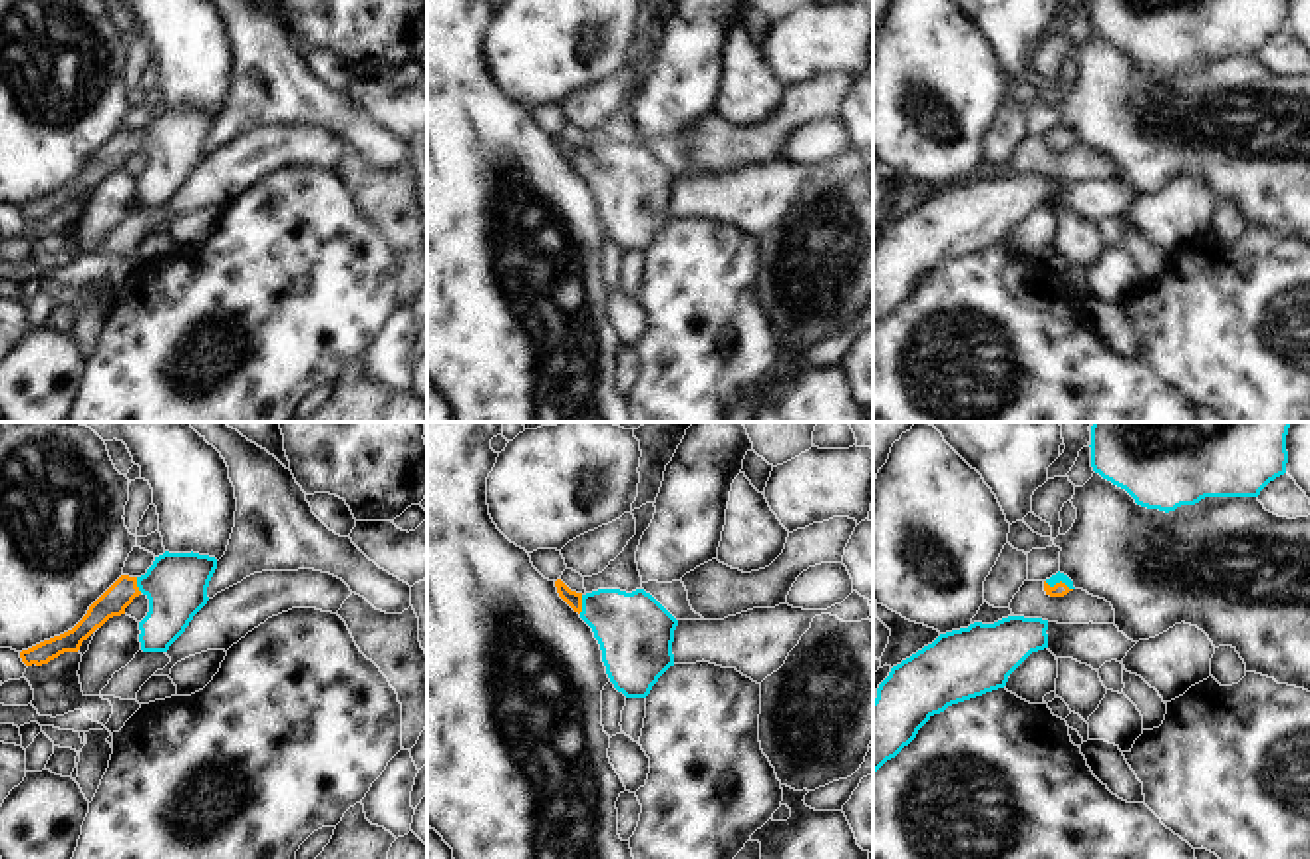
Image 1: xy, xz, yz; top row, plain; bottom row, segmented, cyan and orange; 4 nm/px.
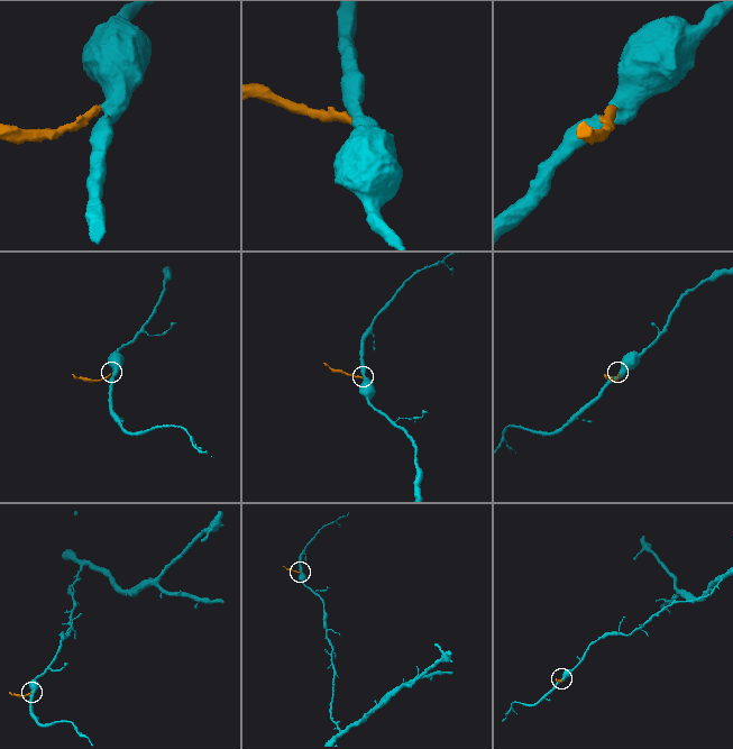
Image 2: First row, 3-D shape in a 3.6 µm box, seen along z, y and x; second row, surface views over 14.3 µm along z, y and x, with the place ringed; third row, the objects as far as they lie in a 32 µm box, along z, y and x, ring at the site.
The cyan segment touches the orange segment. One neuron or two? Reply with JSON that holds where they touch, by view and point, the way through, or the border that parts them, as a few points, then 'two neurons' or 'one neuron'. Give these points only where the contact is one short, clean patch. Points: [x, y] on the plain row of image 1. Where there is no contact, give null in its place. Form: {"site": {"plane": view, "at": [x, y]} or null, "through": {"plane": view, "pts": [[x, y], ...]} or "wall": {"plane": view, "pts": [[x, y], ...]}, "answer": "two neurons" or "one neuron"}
{"site": {"plane": "yz", "at": [1058, 136]}, "through": {"plane": "yz", "pts": [[1058, 130], [1058, 136], [1058, 144]]}, "answer": "one neuron"}

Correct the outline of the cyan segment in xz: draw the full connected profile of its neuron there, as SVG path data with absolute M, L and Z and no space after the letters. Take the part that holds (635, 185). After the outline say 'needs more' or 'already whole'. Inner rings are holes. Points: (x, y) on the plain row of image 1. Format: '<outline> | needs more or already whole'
M555 135L559 151L592 183L614 243L626 253L646 253L674 221L672 197L678 175L644 143L632 147L571 145Z | needs more

